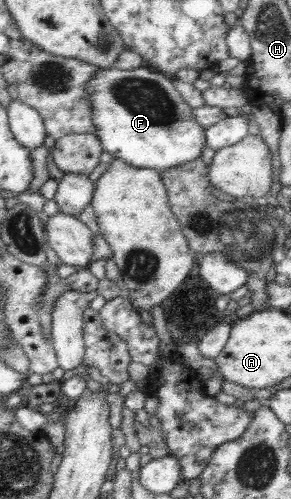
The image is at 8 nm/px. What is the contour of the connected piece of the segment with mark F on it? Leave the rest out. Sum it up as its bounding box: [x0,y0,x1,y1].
[86,64,207,170]

